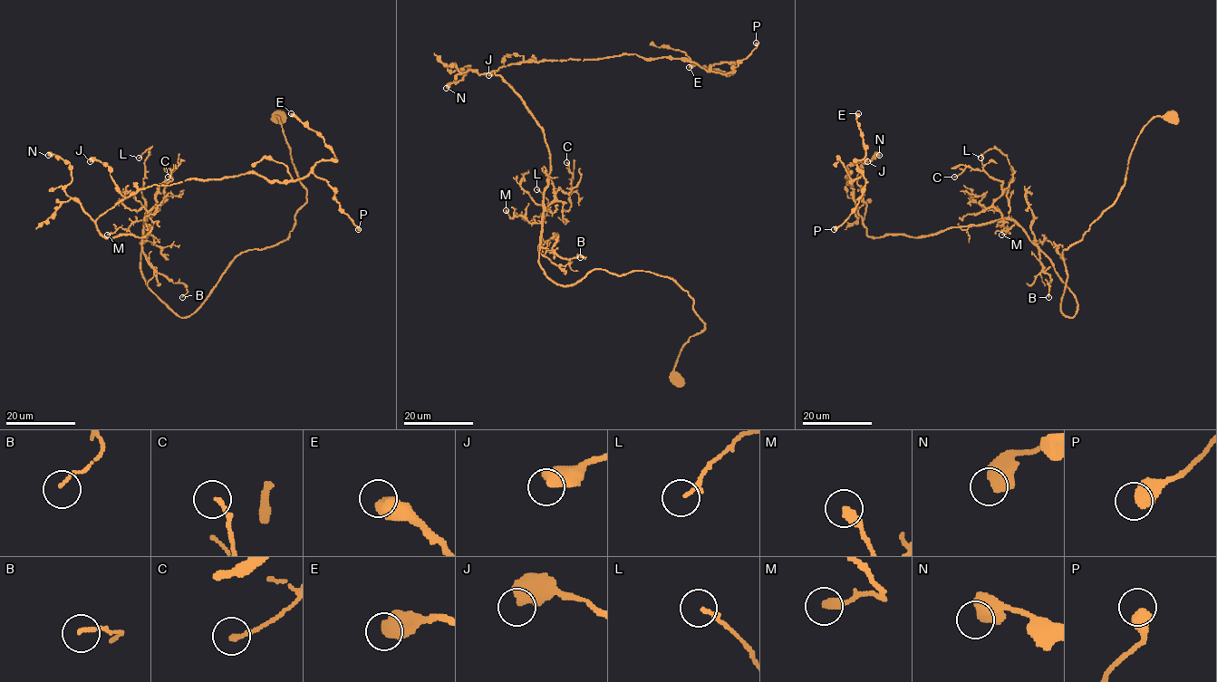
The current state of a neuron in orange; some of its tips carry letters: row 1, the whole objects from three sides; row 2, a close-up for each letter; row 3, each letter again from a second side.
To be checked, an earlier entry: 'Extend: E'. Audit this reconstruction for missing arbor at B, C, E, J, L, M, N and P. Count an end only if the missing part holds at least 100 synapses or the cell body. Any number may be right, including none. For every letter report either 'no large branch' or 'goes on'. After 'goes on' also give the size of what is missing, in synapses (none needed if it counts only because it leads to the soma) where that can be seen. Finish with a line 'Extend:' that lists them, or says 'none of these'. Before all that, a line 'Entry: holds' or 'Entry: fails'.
Entry: fails
B: no large branch
C: no large branch
E: no large branch
J: no large branch
L: no large branch
M: no large branch
N: no large branch
P: no large branch
Extend: none of these

